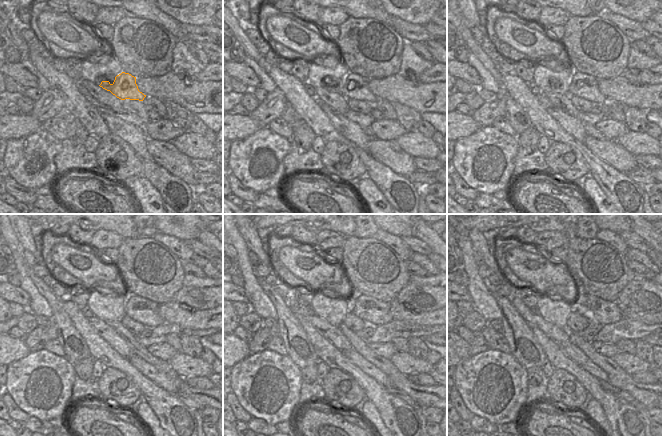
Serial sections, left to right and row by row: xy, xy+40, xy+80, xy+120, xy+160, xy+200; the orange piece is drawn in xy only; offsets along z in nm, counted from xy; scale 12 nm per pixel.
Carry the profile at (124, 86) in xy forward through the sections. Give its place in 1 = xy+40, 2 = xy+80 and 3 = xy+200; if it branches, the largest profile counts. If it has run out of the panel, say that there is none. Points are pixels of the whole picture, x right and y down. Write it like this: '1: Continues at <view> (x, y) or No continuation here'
1: Continues at xy+40 (355, 87)
2: Continues at xy+80 (583, 85)
3: Continues at xy+200 (598, 312)

